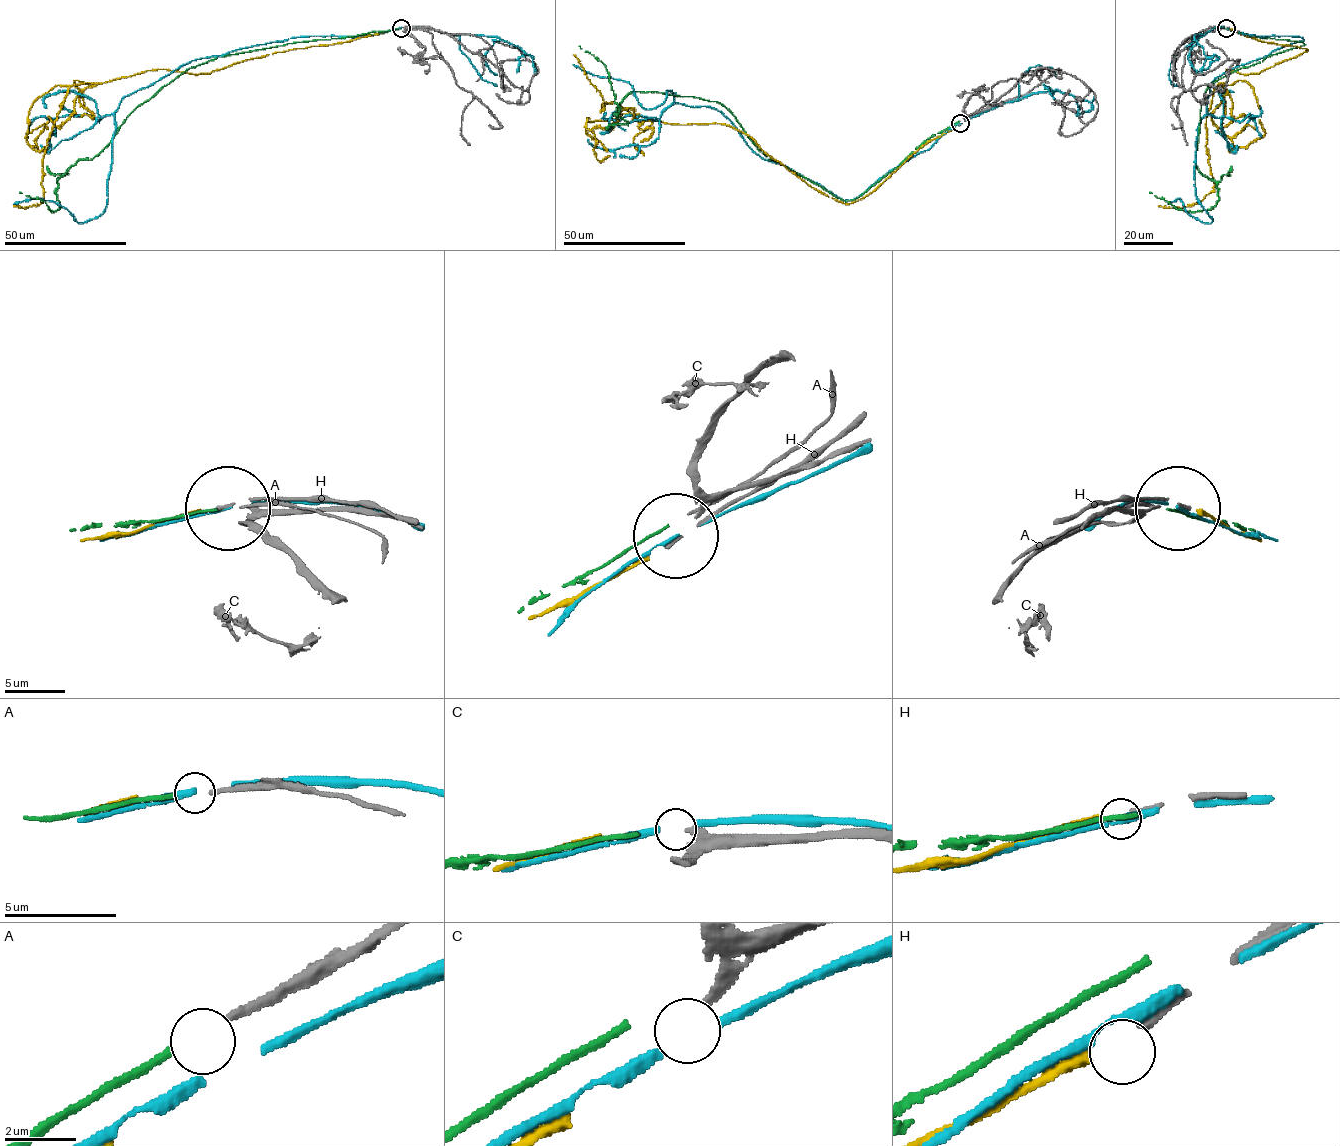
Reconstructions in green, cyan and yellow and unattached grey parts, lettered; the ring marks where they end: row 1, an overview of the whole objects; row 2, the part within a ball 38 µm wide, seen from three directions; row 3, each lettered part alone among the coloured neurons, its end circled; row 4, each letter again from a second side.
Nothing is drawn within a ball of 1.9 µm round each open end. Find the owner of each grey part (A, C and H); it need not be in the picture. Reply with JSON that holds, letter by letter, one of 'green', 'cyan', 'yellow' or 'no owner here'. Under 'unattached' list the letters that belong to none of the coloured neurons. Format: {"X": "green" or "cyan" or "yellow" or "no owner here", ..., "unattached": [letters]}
{"A": "green", "C": "no owner here", "H": "yellow", "unattached": ["C"]}

